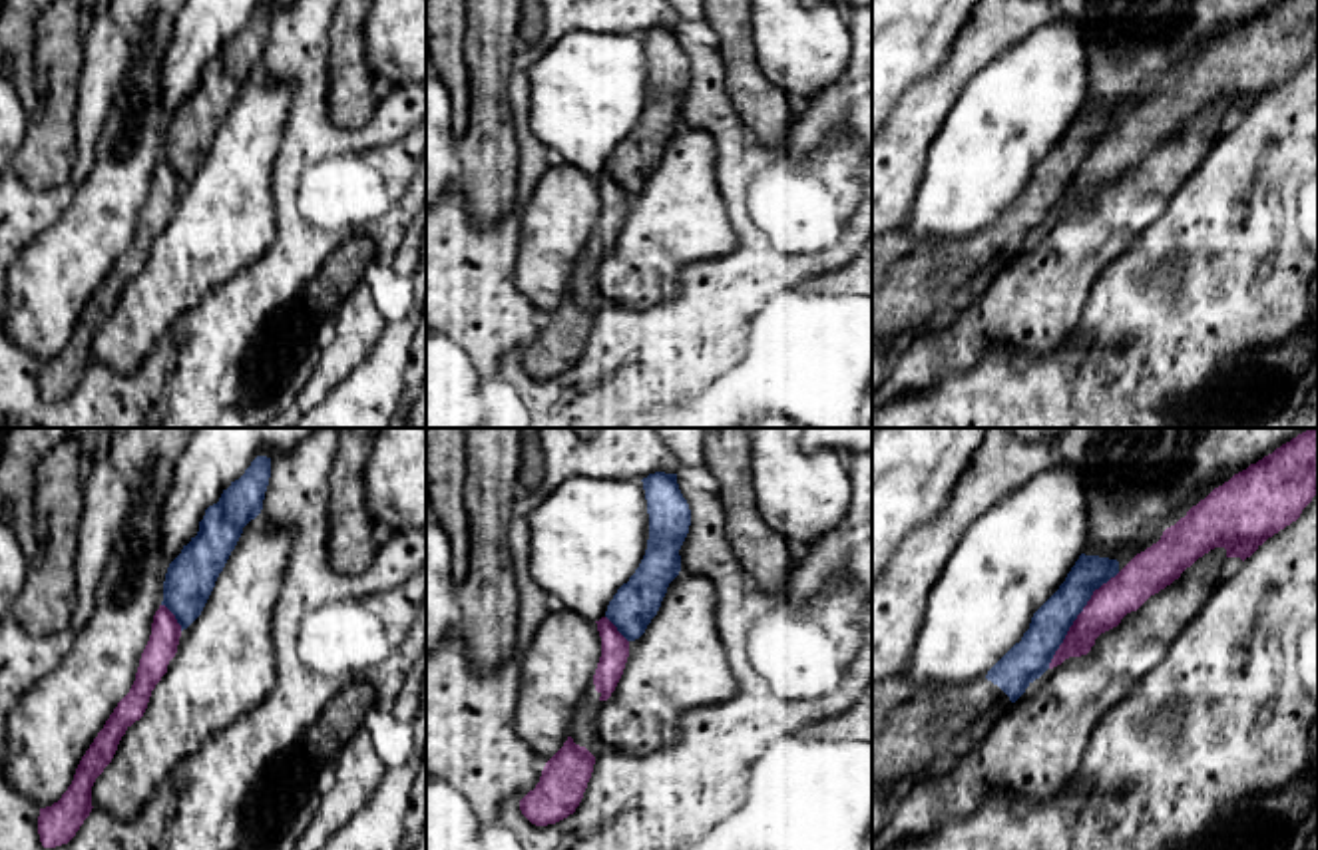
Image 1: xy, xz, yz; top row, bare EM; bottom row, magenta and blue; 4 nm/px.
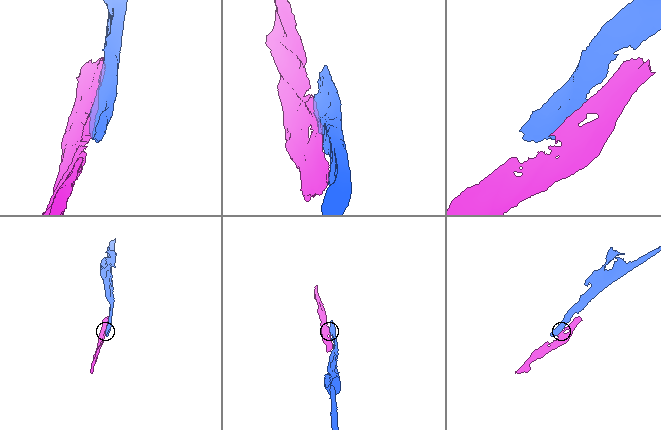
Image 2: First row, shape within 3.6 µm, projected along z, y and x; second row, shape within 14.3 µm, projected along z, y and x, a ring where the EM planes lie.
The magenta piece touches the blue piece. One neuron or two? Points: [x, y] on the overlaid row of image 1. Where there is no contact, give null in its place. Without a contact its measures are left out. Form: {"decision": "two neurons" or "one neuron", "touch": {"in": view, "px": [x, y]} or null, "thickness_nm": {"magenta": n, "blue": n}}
{"decision": "two neurons", "touch": {"in": "yz", "px": [1078, 618]}, "thickness_nm": {"magenta": 160, "blue": 160}}

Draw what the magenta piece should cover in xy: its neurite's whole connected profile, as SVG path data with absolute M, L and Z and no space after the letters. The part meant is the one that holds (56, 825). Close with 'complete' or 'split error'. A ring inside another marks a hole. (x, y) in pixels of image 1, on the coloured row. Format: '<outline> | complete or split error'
M165 607L153 615L151 635L141 653L135 681L129 693L117 703L104 729L82 756L74 780L58 802L40 808L38 834L44 848L68 844L92 812L92 786L111 762L125 731L143 717L151 691L167 673L177 653L181 625Z | complete

